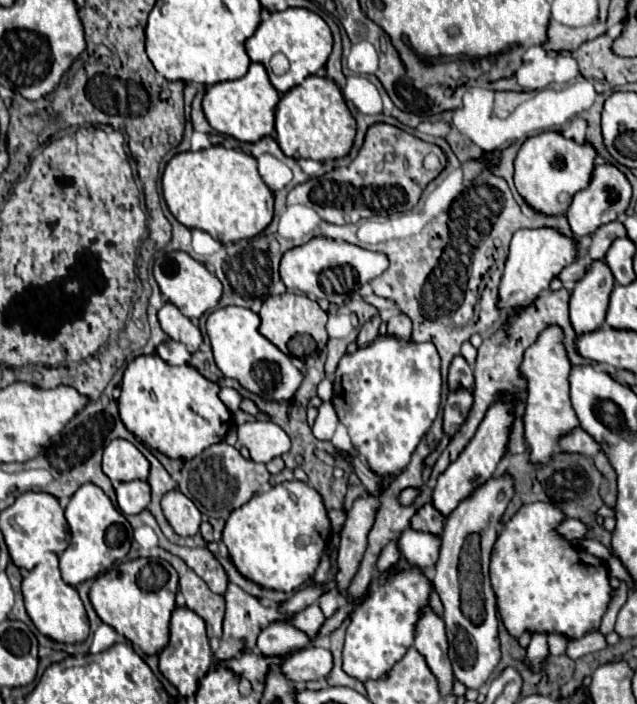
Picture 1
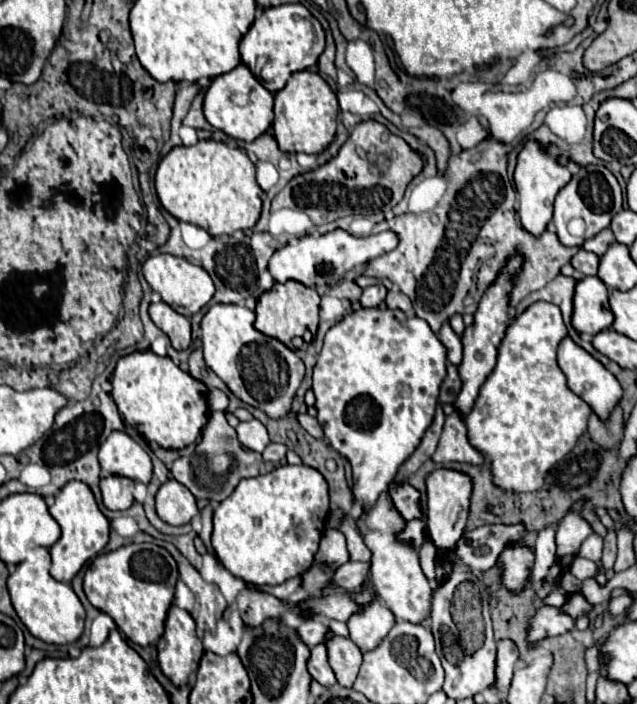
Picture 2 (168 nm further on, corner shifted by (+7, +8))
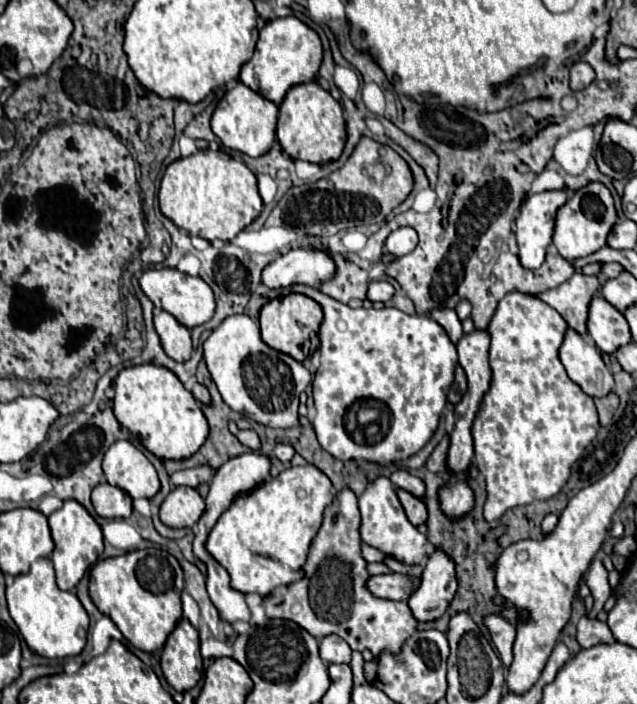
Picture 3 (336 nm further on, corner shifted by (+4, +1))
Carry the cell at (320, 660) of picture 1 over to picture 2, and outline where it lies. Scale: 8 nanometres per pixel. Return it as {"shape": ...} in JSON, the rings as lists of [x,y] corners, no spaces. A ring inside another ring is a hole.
{"shape":[[[323,644],[311,648],[311,660],[309,660],[309,672],[311,676],[323,684],[323,686],[333,686],[337,680],[335,680],[335,674],[329,666],[329,660],[327,660],[327,648]]]}

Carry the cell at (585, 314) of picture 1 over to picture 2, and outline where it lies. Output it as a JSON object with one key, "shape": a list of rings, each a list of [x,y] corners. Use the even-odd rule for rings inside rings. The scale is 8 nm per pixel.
{"shape":[[[587,276],[577,282],[573,298],[573,328],[579,334],[599,334],[613,324],[607,286],[597,276]]]}

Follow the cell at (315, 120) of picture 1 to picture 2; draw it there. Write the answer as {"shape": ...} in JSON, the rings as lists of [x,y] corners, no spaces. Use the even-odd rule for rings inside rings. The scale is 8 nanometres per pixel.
{"shape":[[[307,70],[295,72],[291,74],[285,88],[275,94],[275,122],[273,122],[275,140],[279,148],[283,148],[283,152],[289,154],[297,152],[319,154],[335,138],[337,114],[339,114],[337,94],[329,88],[329,84],[319,74]]]}

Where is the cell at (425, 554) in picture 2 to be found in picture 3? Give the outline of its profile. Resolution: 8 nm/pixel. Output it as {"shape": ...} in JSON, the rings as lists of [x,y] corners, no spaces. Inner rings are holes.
{"shape":[[[394,471],[394,473],[390,475],[390,479],[392,479],[392,483],[394,483],[396,487],[400,487],[400,489],[412,493],[414,497],[426,501],[426,485],[424,485],[422,479],[410,475],[408,471]]]}

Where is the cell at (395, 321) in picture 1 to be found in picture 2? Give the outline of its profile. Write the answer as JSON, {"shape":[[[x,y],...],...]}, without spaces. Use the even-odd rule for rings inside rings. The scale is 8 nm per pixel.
{"shape":[[[393,290],[387,292],[385,302],[387,302],[389,308],[399,308],[399,310],[403,310],[403,312],[407,312],[407,310],[413,308],[411,300],[409,300],[405,294],[401,294],[401,292],[393,292]]]}

